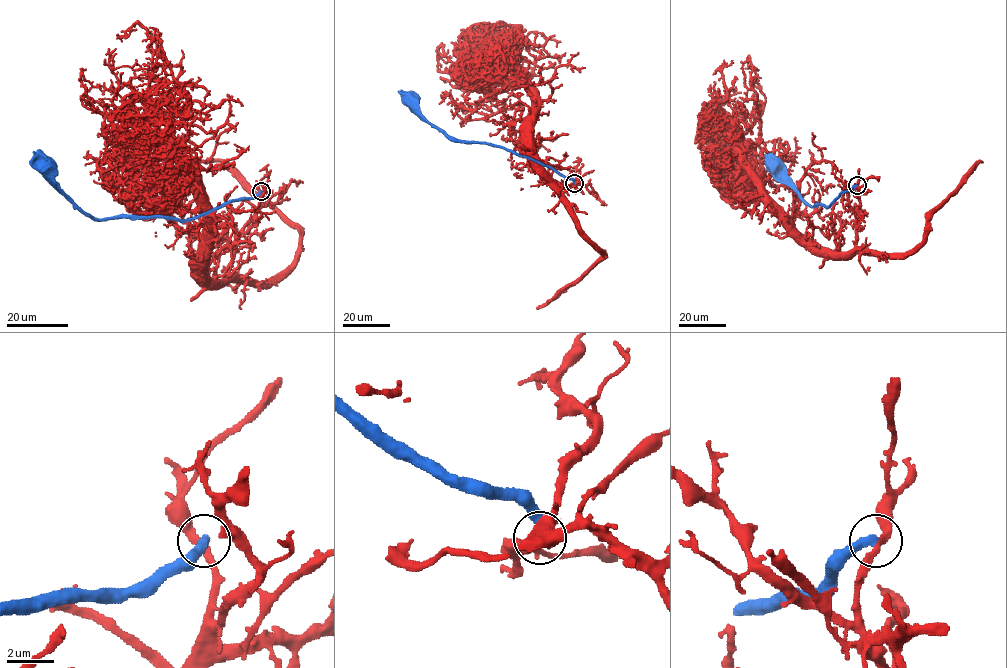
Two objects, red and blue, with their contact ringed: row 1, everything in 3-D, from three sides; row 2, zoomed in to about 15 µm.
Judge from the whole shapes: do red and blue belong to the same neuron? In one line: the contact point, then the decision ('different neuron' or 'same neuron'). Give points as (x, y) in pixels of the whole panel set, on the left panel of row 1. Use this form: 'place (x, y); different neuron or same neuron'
place (261, 191); different neuron

